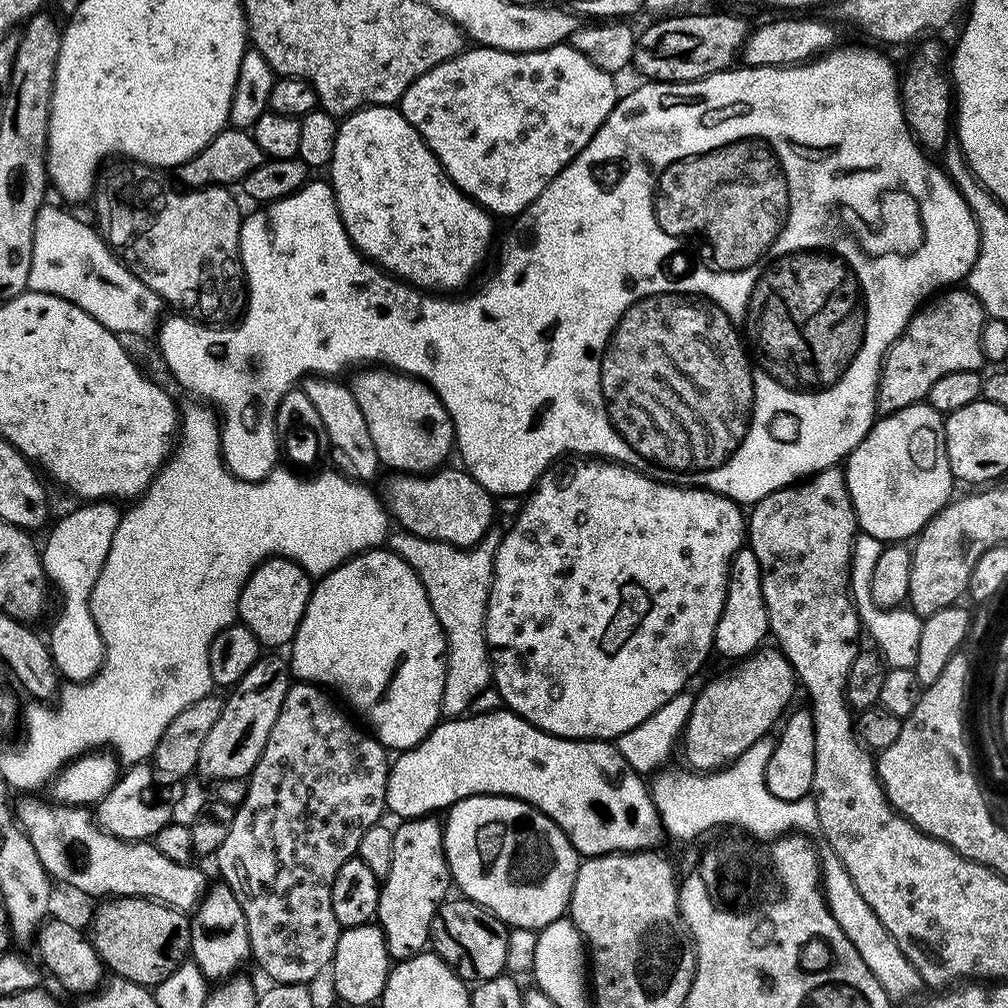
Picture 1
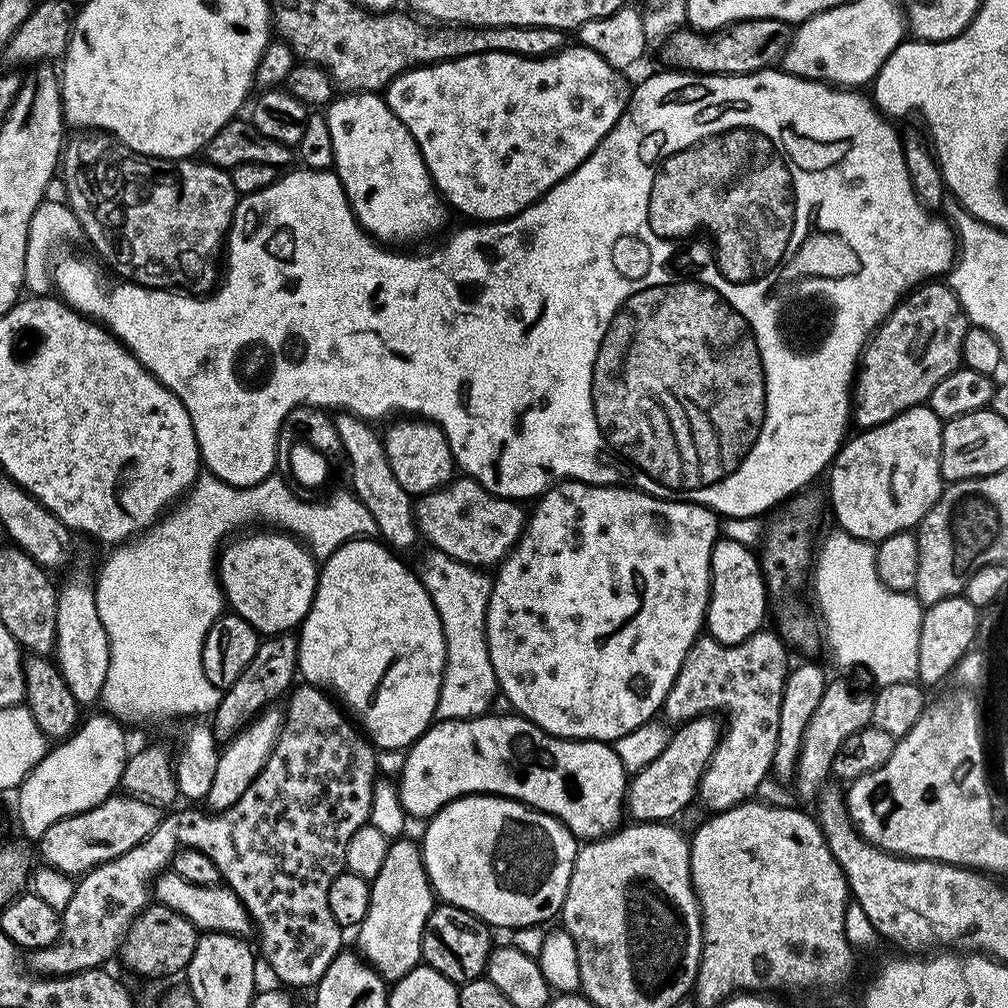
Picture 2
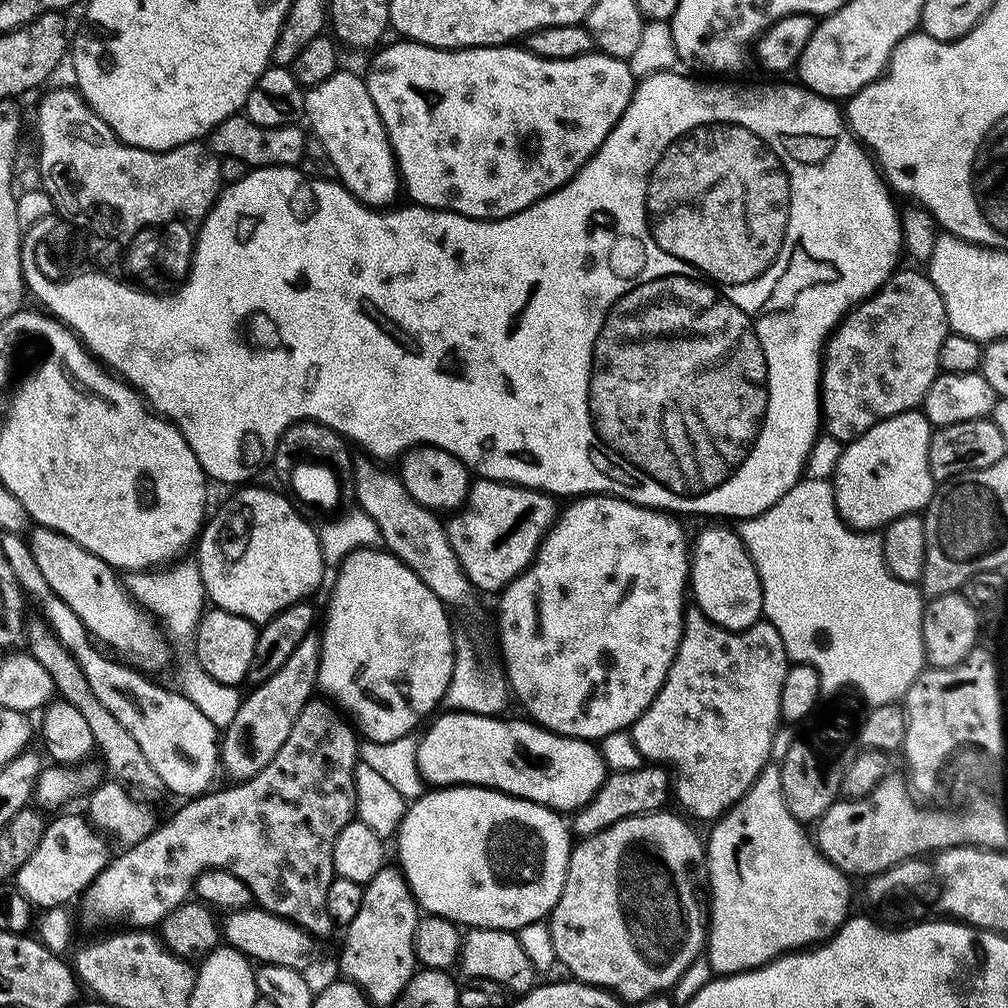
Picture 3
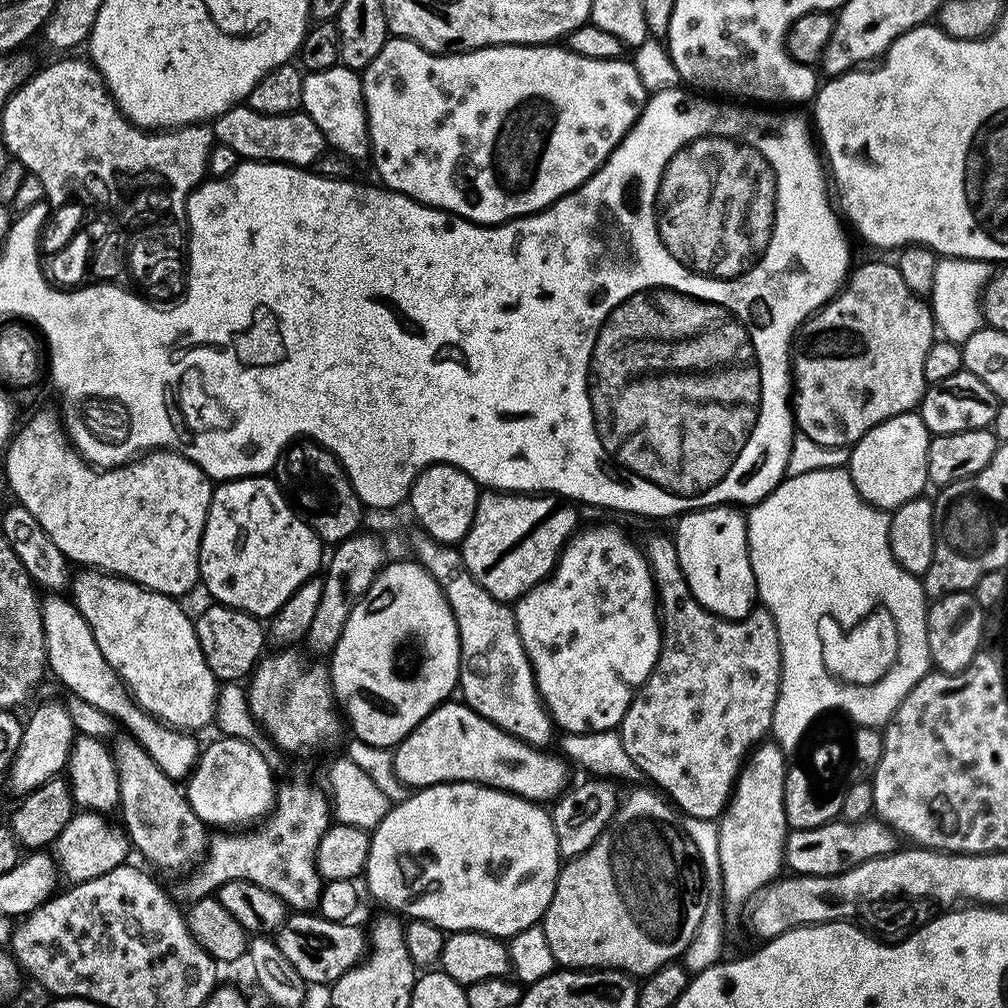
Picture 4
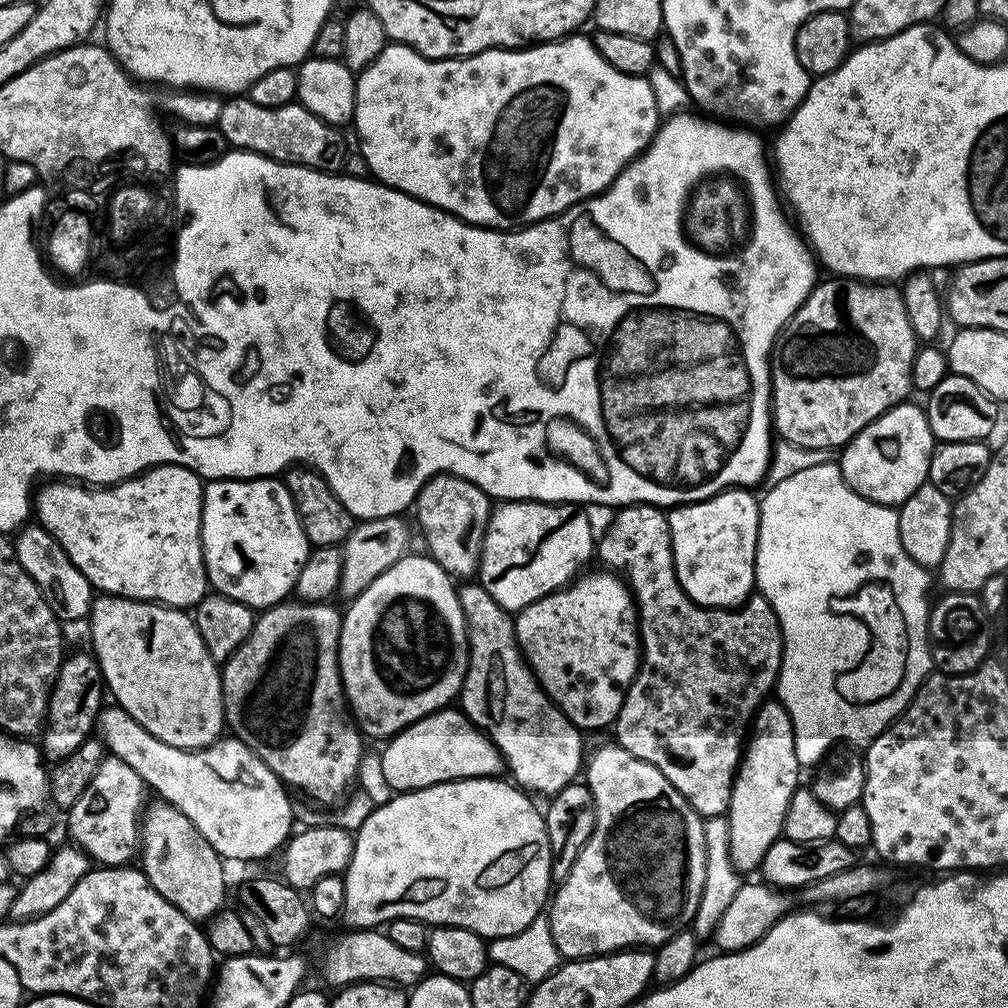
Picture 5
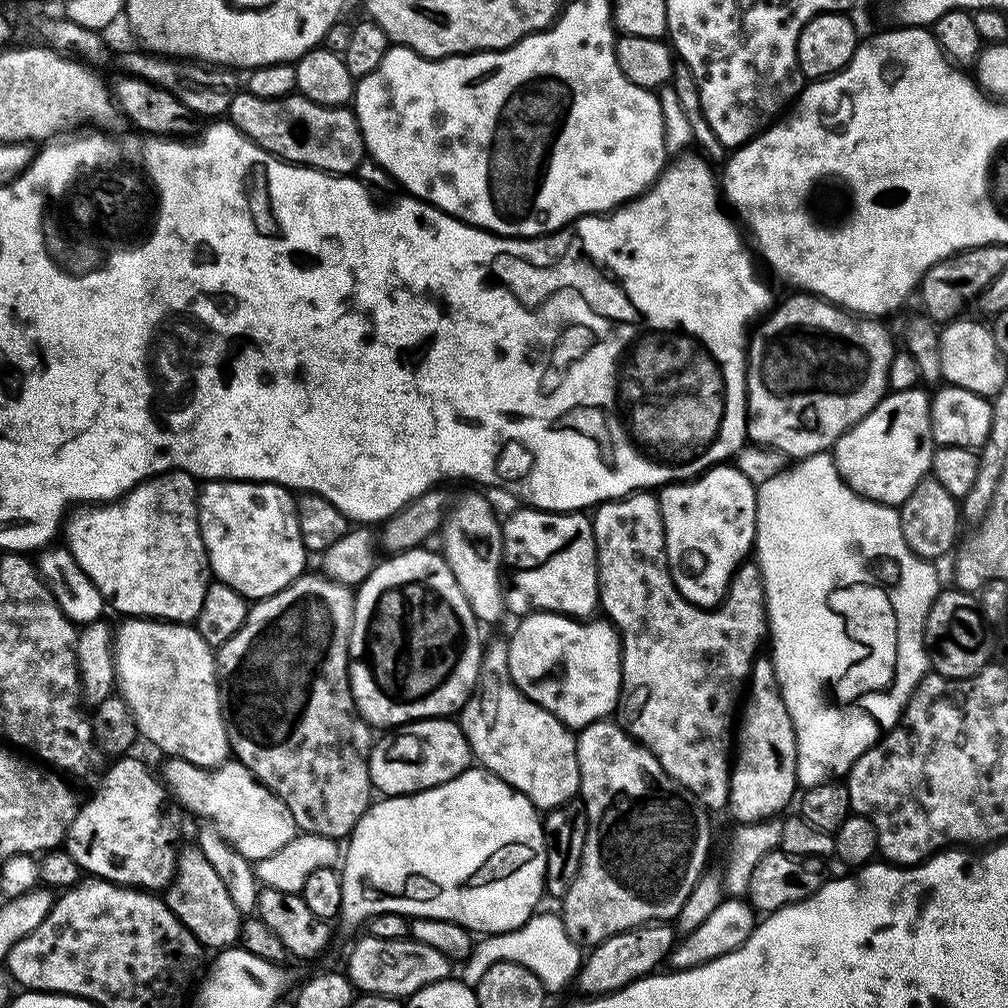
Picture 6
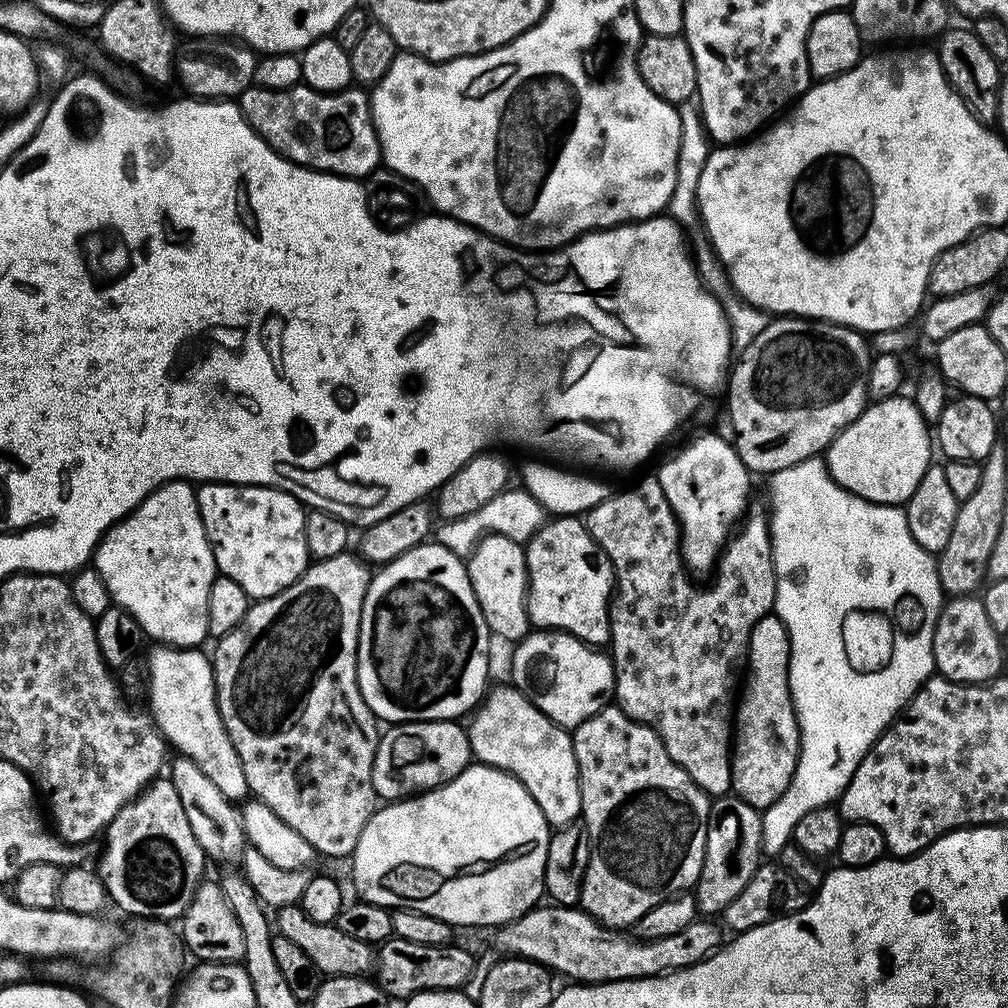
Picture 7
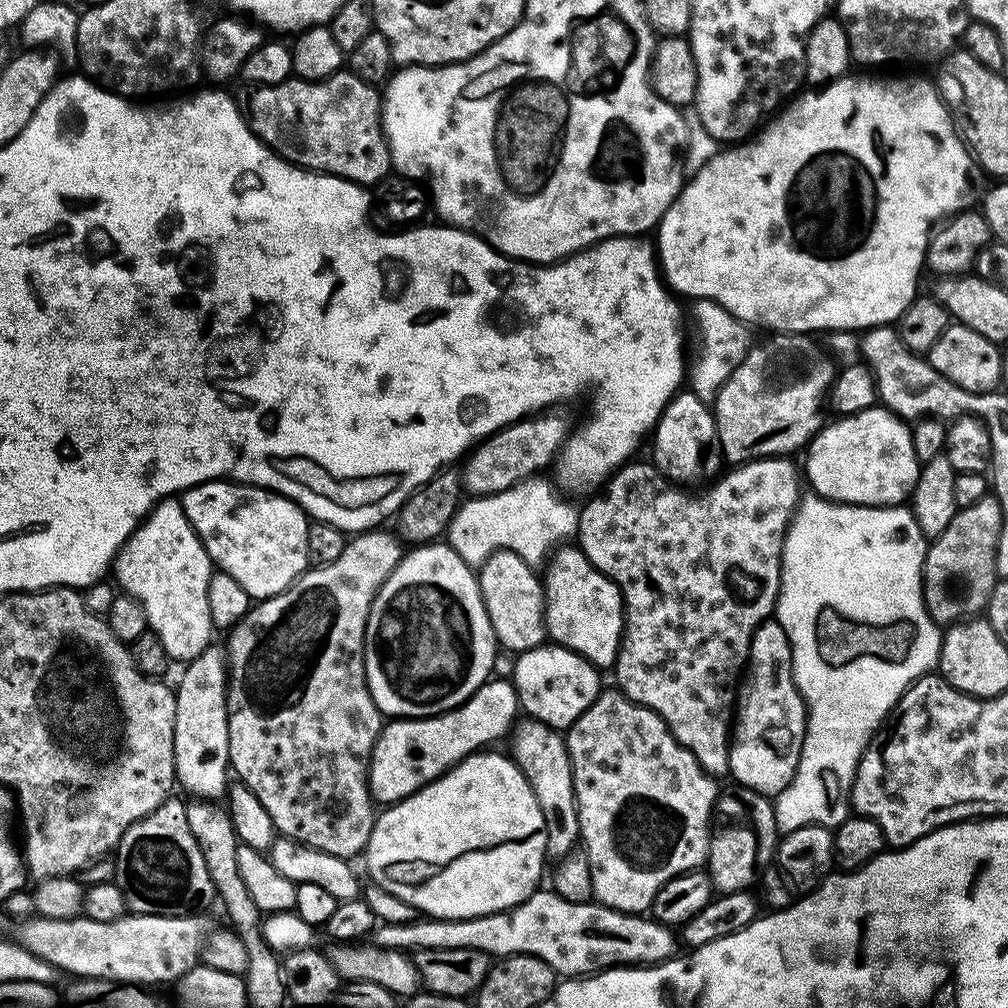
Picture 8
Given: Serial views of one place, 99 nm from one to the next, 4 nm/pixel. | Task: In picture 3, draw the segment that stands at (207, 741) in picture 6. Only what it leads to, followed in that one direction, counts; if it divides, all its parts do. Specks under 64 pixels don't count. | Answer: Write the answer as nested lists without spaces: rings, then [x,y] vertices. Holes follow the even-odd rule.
[[[33,527],[30,543],[34,562],[38,562],[38,570],[42,570],[50,590],[54,590],[54,594],[58,594],[58,598],[62,598],[62,602],[82,618],[89,633],[101,645],[109,644],[113,653],[121,652],[116,654],[129,656],[124,657],[129,661],[137,660],[132,661],[137,665],[149,664],[152,668],[160,668],[167,662],[169,641],[165,633],[159,623],[132,599],[125,581],[116,577],[119,576],[117,569],[90,554],[90,550],[78,546],[78,542],[66,538],[66,534],[50,528]]]

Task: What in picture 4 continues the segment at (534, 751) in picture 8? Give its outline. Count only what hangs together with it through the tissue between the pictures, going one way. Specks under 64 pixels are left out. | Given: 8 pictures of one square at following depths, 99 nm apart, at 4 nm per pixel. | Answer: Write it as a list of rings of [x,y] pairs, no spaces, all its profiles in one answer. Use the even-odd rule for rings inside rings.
[[[419,530],[410,536],[410,552],[415,563],[420,564],[438,582],[450,610],[454,614],[454,622],[458,626],[458,642],[460,643],[460,683],[458,692],[463,703],[473,708],[482,718],[494,722],[502,730],[527,744],[533,746],[548,746],[554,733],[554,725],[544,701],[540,699],[540,692],[536,689],[536,679],[532,673],[532,664],[528,660],[526,650],[522,646],[522,638],[518,634],[515,611],[505,601],[495,600],[478,582],[474,582],[474,574],[466,570],[466,562],[462,558],[459,547],[449,544],[439,544],[430,534]]]

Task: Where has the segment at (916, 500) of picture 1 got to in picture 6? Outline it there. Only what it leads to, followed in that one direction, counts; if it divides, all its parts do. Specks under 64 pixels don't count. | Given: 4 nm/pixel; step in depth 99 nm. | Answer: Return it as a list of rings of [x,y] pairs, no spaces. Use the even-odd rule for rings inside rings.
[[[917,386],[885,395],[862,422],[842,434],[834,449],[834,463],[841,478],[860,496],[877,504],[899,506],[910,498],[910,490],[929,475],[933,451],[930,396]]]

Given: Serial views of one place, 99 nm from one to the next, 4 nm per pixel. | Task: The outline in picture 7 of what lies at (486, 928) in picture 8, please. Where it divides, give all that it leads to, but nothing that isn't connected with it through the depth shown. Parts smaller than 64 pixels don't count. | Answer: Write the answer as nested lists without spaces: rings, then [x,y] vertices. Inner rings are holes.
[[[579,906],[544,907],[531,908],[517,920],[499,925],[495,929],[495,947],[501,953],[533,960],[555,973],[561,972],[569,976],[567,979],[572,982],[608,984],[612,980],[641,980],[647,976],[663,976],[666,972],[677,972],[680,968],[702,963],[722,944],[721,925],[712,918],[698,918],[678,934],[646,940],[624,930],[607,928]]]

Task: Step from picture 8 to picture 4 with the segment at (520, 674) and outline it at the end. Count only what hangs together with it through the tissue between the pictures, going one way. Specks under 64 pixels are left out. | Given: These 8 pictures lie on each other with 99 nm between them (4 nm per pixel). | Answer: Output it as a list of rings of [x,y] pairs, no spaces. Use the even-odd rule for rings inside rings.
[[[612,524],[583,528],[564,545],[552,575],[514,604],[518,634],[532,664],[536,689],[553,725],[565,733],[619,729],[636,689],[648,681],[660,653],[656,584],[641,545]]]

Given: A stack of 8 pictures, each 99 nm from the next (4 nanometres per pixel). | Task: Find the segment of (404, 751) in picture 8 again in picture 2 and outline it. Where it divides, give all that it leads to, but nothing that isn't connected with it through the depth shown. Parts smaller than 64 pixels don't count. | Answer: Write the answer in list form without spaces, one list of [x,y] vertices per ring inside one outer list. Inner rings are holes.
[[[507,714],[508,716],[492,715],[476,716],[472,720],[441,720],[433,723],[428,731],[421,734],[417,738],[416,743],[407,749],[404,768],[401,769],[398,775],[398,789],[401,806],[403,806],[409,817],[424,816],[423,818],[431,818],[439,808],[446,807],[452,800],[459,800],[461,796],[487,794],[490,796],[502,796],[509,800],[518,800],[521,804],[527,804],[529,808],[536,809],[537,812],[545,812],[548,816],[559,820],[580,842],[598,840],[600,837],[608,836],[611,832],[615,832],[617,828],[621,827],[620,812],[622,816],[622,809],[626,804],[626,793],[630,776],[625,771],[611,743],[602,740],[563,740],[560,736],[551,736],[549,732],[543,732],[537,724],[531,724],[529,720],[525,720],[519,714]]]

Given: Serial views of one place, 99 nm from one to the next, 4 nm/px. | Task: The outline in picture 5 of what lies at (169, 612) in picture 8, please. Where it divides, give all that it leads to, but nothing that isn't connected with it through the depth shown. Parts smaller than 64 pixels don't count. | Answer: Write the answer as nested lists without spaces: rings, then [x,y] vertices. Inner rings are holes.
[[[159,464],[147,472],[107,486],[85,486],[63,478],[53,479],[34,496],[34,516],[66,550],[70,562],[100,594],[115,594],[131,600],[151,600],[170,608],[191,609],[209,591],[200,537],[204,484],[201,477],[180,464]]]

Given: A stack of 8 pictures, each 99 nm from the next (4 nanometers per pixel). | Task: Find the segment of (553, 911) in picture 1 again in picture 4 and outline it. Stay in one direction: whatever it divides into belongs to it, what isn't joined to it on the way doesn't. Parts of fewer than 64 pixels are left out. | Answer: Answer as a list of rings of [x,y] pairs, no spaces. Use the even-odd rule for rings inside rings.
[[[453,782],[450,784],[434,784],[431,788],[413,791],[408,800],[393,803],[382,818],[379,825],[370,832],[370,850],[366,858],[366,866],[362,880],[368,883],[368,892],[380,904],[385,904],[387,911],[399,914],[404,918],[425,920],[445,933],[453,932],[485,932],[487,936],[511,938],[522,930],[539,925],[544,918],[544,912],[550,906],[550,898],[554,898],[556,879],[560,877],[562,857],[558,850],[558,838],[554,834],[551,815],[544,812],[539,803],[523,800],[511,792],[502,792],[499,788],[490,788],[483,784],[466,784]]]

